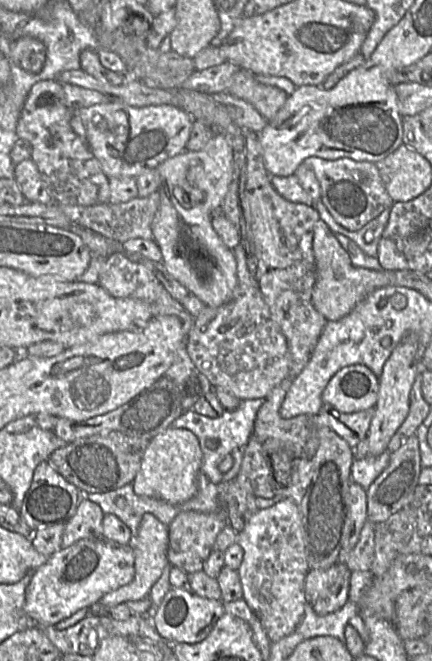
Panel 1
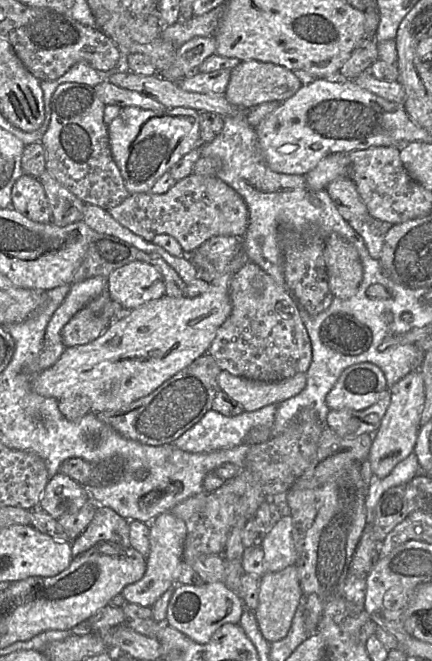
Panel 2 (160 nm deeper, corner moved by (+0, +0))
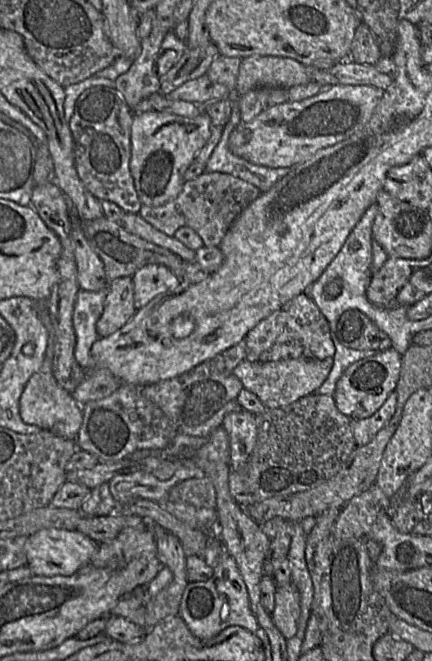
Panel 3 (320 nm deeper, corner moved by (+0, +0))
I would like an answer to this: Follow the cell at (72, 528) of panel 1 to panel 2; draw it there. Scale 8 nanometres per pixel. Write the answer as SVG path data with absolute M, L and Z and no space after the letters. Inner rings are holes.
M98 506L88 527L71 541L73 558L93 548L99 542L110 542L121 547L131 547L129 520L113 509Z

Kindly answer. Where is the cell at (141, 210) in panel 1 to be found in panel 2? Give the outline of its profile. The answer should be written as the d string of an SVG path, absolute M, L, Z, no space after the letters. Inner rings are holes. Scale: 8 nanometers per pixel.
M191 174L177 181L167 192L160 194L130 193L119 205L108 209L110 215L133 233L152 242L160 234L173 236L183 250L191 253L203 243L218 235L236 236L242 238L247 225L249 212L241 195L218 177Z

